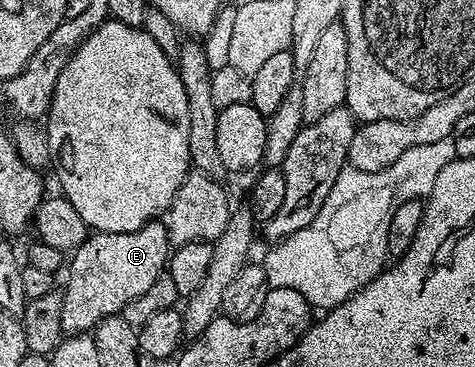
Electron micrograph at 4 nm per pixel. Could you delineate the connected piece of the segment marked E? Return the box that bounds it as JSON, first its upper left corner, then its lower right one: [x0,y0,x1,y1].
[62,219,171,334]

